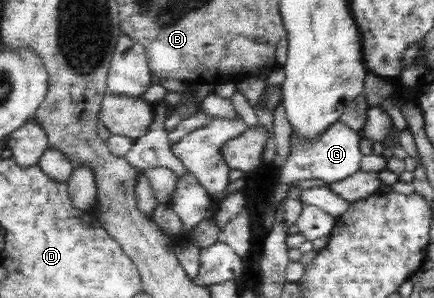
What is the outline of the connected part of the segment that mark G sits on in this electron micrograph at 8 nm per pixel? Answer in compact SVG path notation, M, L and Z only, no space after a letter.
M339 121L328 127L328 131L323 136L316 137L314 141L301 141L299 137L290 137L290 155L281 167L273 196L266 198L269 208L265 209L265 214L262 215L265 217L272 204L277 206L284 200L295 182L320 179L326 182L326 185L332 185L360 172L360 162L364 157L364 154L360 153L360 141L360 135L356 131Z

